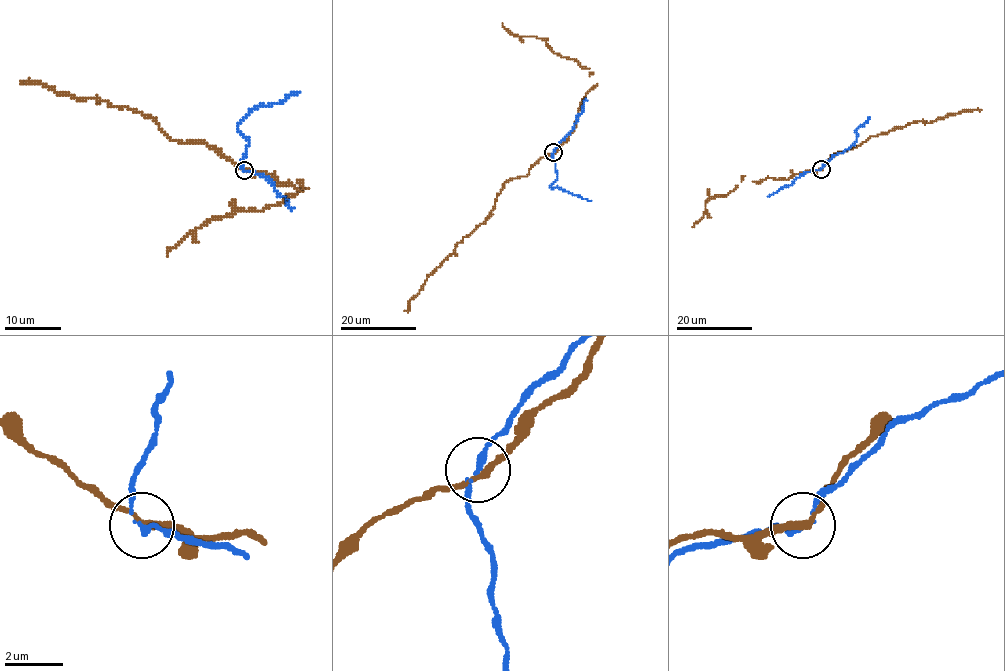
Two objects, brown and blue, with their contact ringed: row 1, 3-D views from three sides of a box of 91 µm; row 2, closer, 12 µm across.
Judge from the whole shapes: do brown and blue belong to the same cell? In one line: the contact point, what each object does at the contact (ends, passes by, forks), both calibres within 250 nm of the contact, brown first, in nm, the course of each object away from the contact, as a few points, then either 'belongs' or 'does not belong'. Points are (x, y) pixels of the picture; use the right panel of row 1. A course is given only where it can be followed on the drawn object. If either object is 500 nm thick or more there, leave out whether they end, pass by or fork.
(821, 169) | brown passes by | blue passes by | 200/160 nm | brown via (821, 169), (838, 151), (861, 145), (871, 136), (912, 122), (931, 122), (948, 115), (980, 111) | blue via (821, 169), (832, 156), (854, 143), (857, 129), (870, 117) | does not belong

